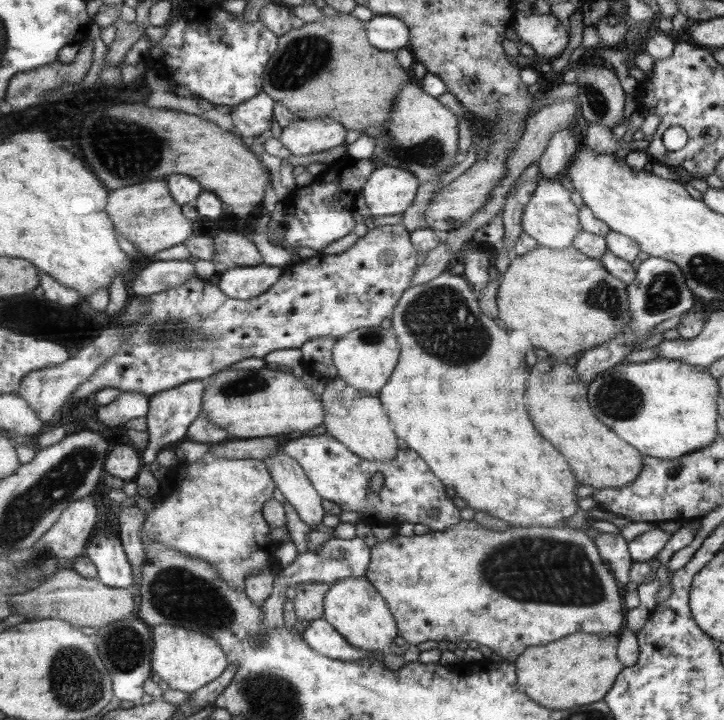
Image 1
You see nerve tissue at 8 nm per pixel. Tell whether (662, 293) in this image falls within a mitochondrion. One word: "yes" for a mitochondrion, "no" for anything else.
yes

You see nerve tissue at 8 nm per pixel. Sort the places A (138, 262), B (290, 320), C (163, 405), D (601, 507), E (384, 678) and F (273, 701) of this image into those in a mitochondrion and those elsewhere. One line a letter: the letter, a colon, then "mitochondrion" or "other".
A: other
B: other
C: other
D: other
E: other
F: mitochondrion

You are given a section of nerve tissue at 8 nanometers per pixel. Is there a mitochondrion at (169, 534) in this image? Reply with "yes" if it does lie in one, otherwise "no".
no

